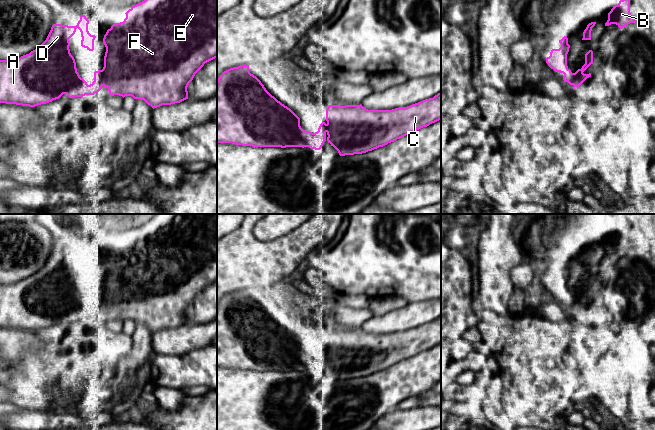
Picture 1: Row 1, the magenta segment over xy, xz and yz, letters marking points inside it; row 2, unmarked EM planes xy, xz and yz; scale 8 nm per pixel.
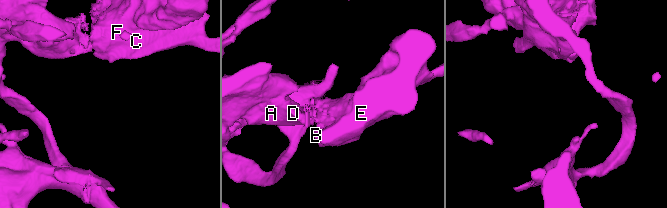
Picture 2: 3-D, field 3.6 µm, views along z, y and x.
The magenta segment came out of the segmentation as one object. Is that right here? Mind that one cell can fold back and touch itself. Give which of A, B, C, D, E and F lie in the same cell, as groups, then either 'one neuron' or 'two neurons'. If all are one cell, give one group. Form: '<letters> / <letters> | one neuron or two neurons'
A B C D E F | one neuron

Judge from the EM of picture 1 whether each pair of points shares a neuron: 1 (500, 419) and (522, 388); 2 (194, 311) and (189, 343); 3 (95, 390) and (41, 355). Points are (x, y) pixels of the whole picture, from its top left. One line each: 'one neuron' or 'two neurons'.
1: two neurons
2: two neurons
3: one neuron

